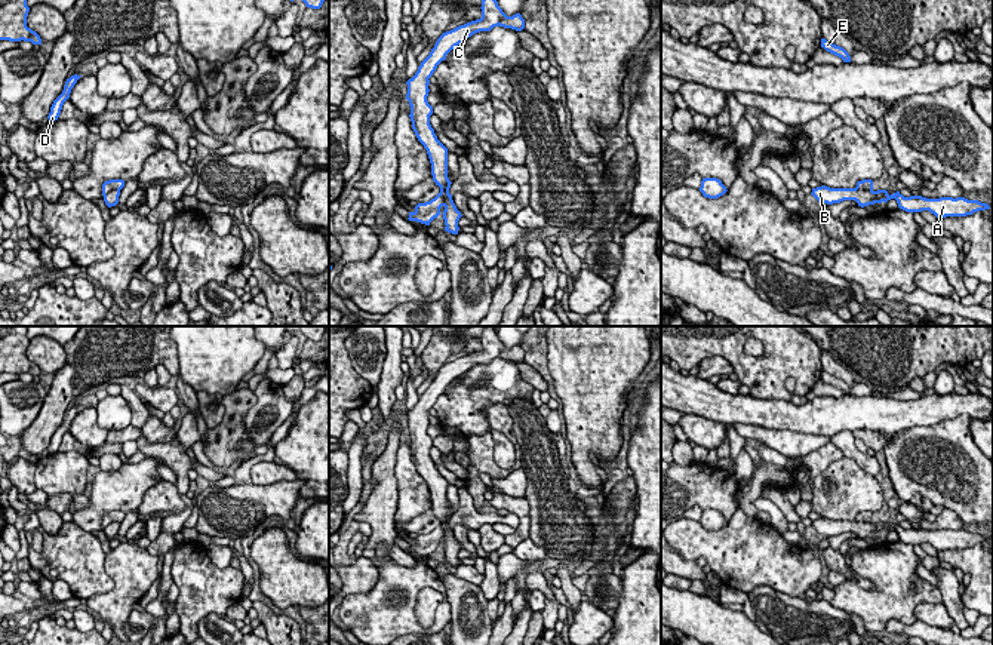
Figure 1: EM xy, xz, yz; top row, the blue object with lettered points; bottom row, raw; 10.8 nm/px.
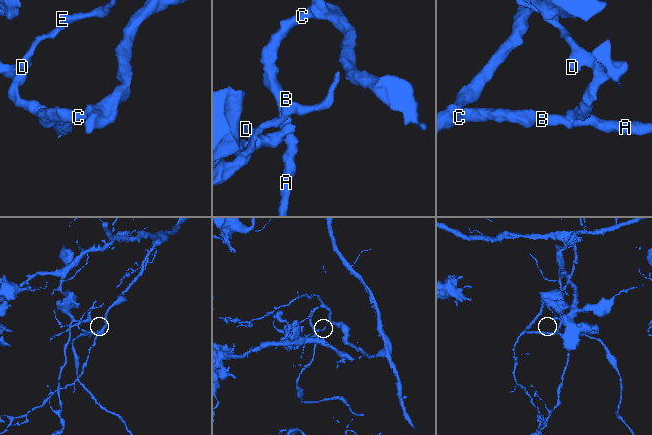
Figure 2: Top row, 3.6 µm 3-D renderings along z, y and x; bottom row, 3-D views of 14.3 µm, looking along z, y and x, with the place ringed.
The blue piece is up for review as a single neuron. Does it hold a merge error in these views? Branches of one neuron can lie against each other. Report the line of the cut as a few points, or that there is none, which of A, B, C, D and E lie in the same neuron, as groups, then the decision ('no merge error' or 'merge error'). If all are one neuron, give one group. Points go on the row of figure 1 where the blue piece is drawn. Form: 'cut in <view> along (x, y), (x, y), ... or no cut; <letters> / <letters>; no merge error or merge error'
cut in yz along (855, 187), (872, 190); A B C / D E; merge error

